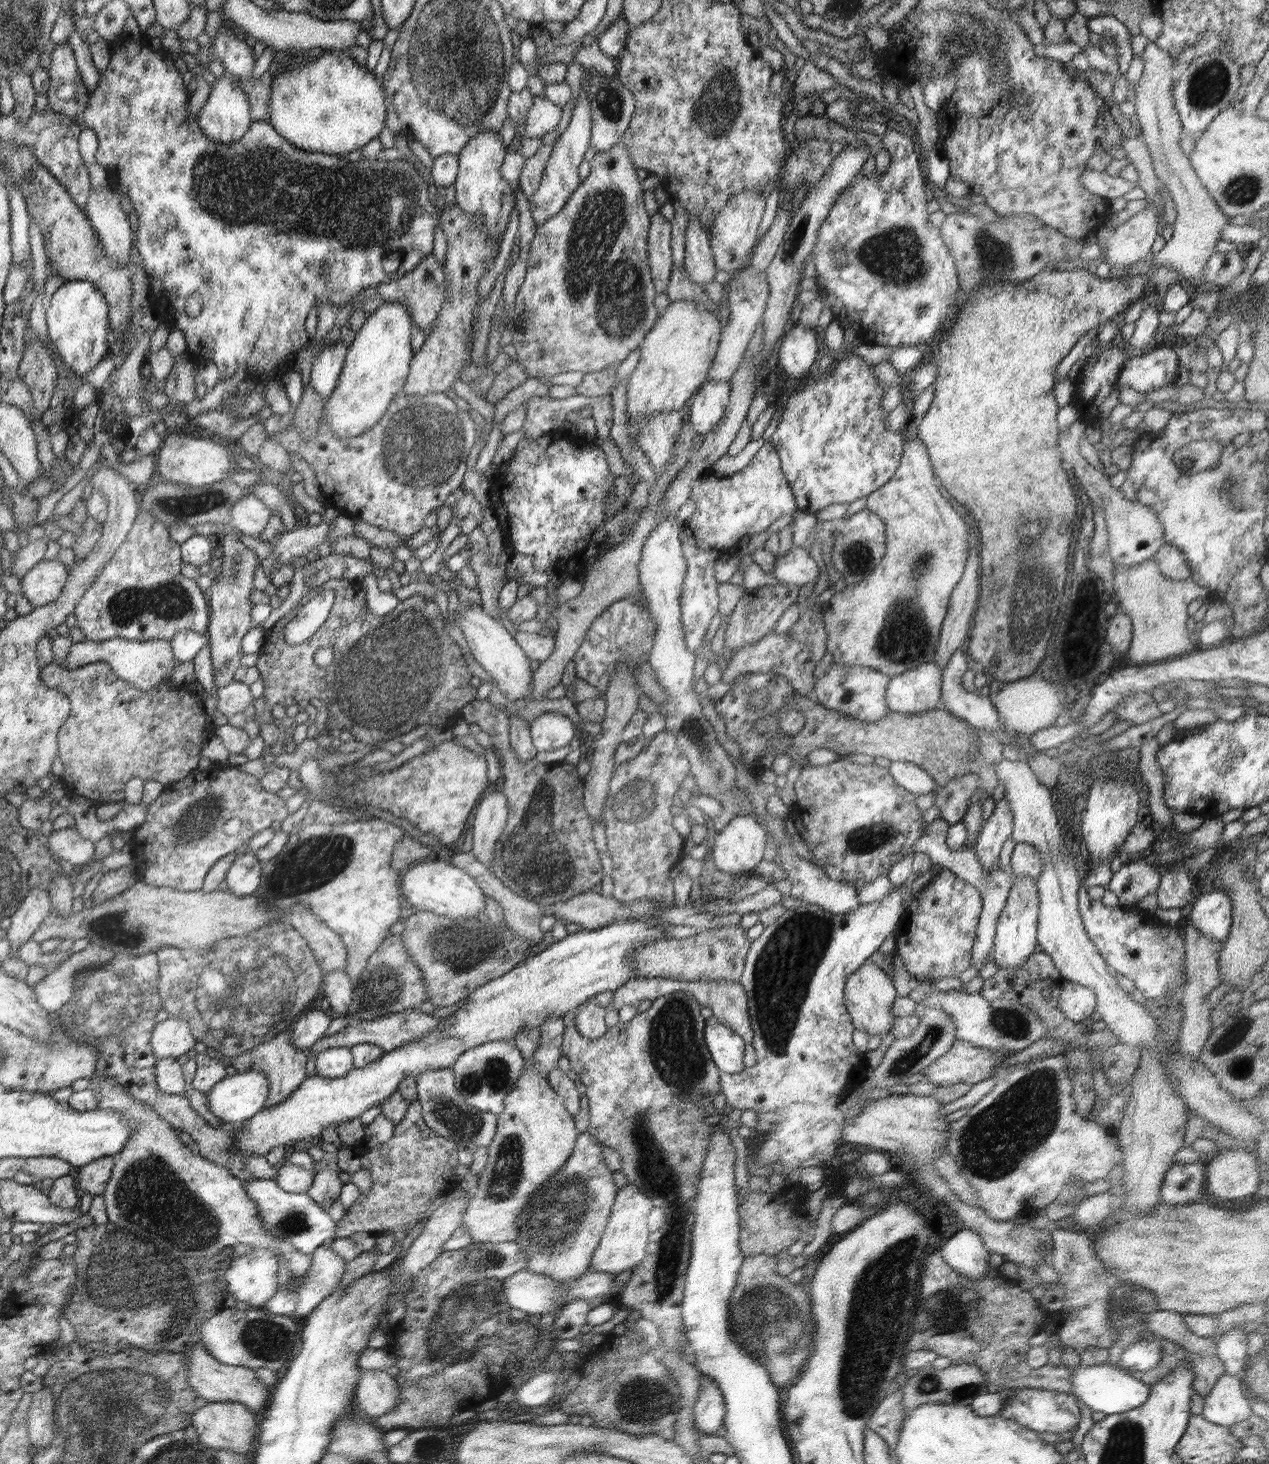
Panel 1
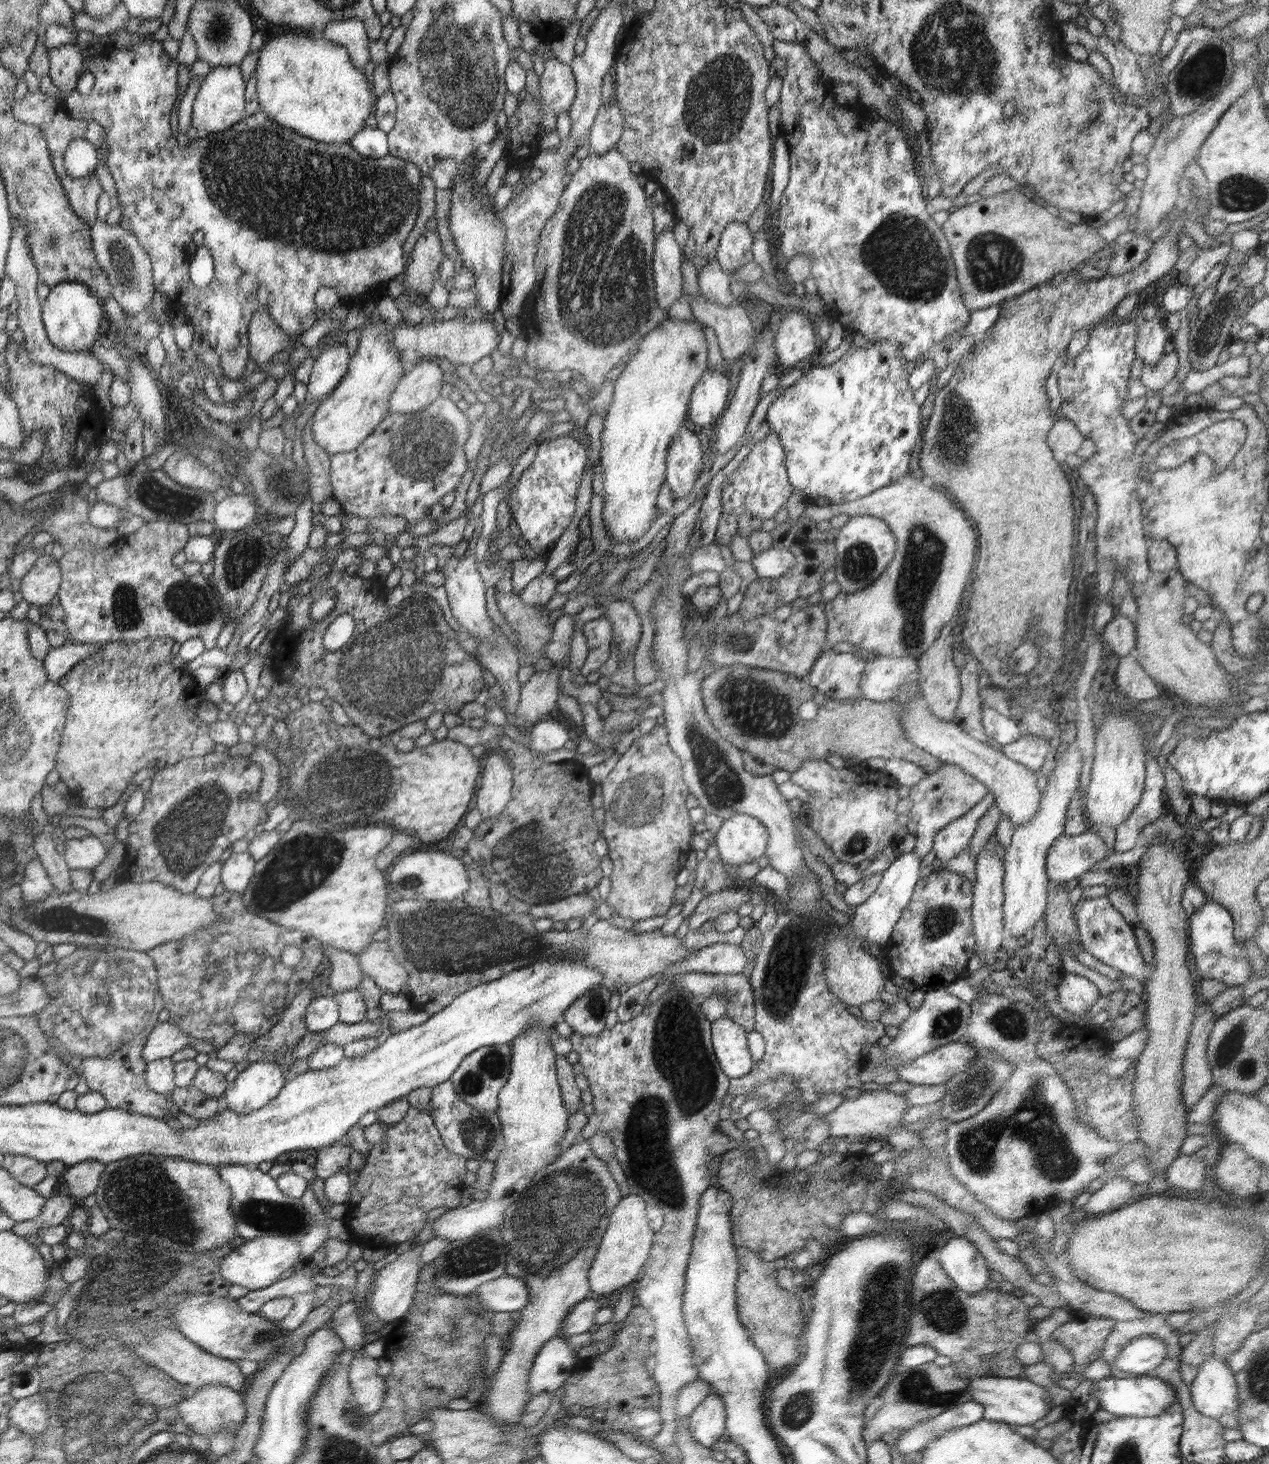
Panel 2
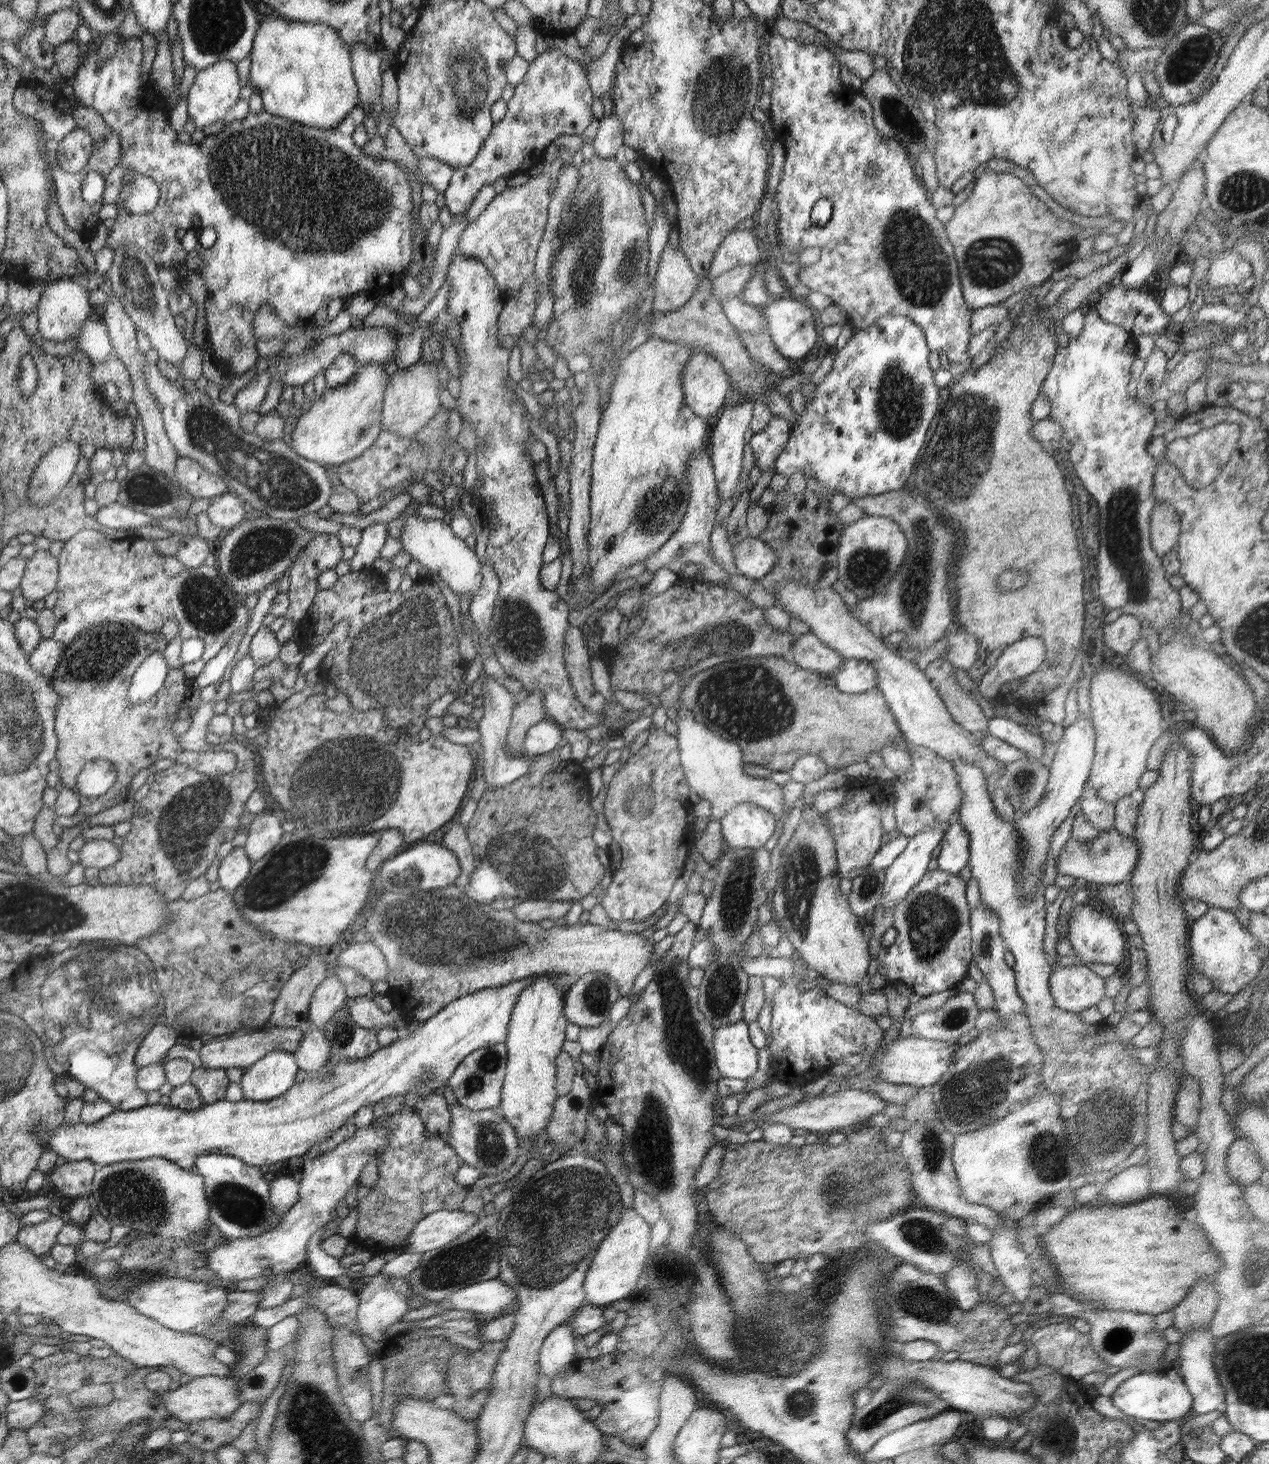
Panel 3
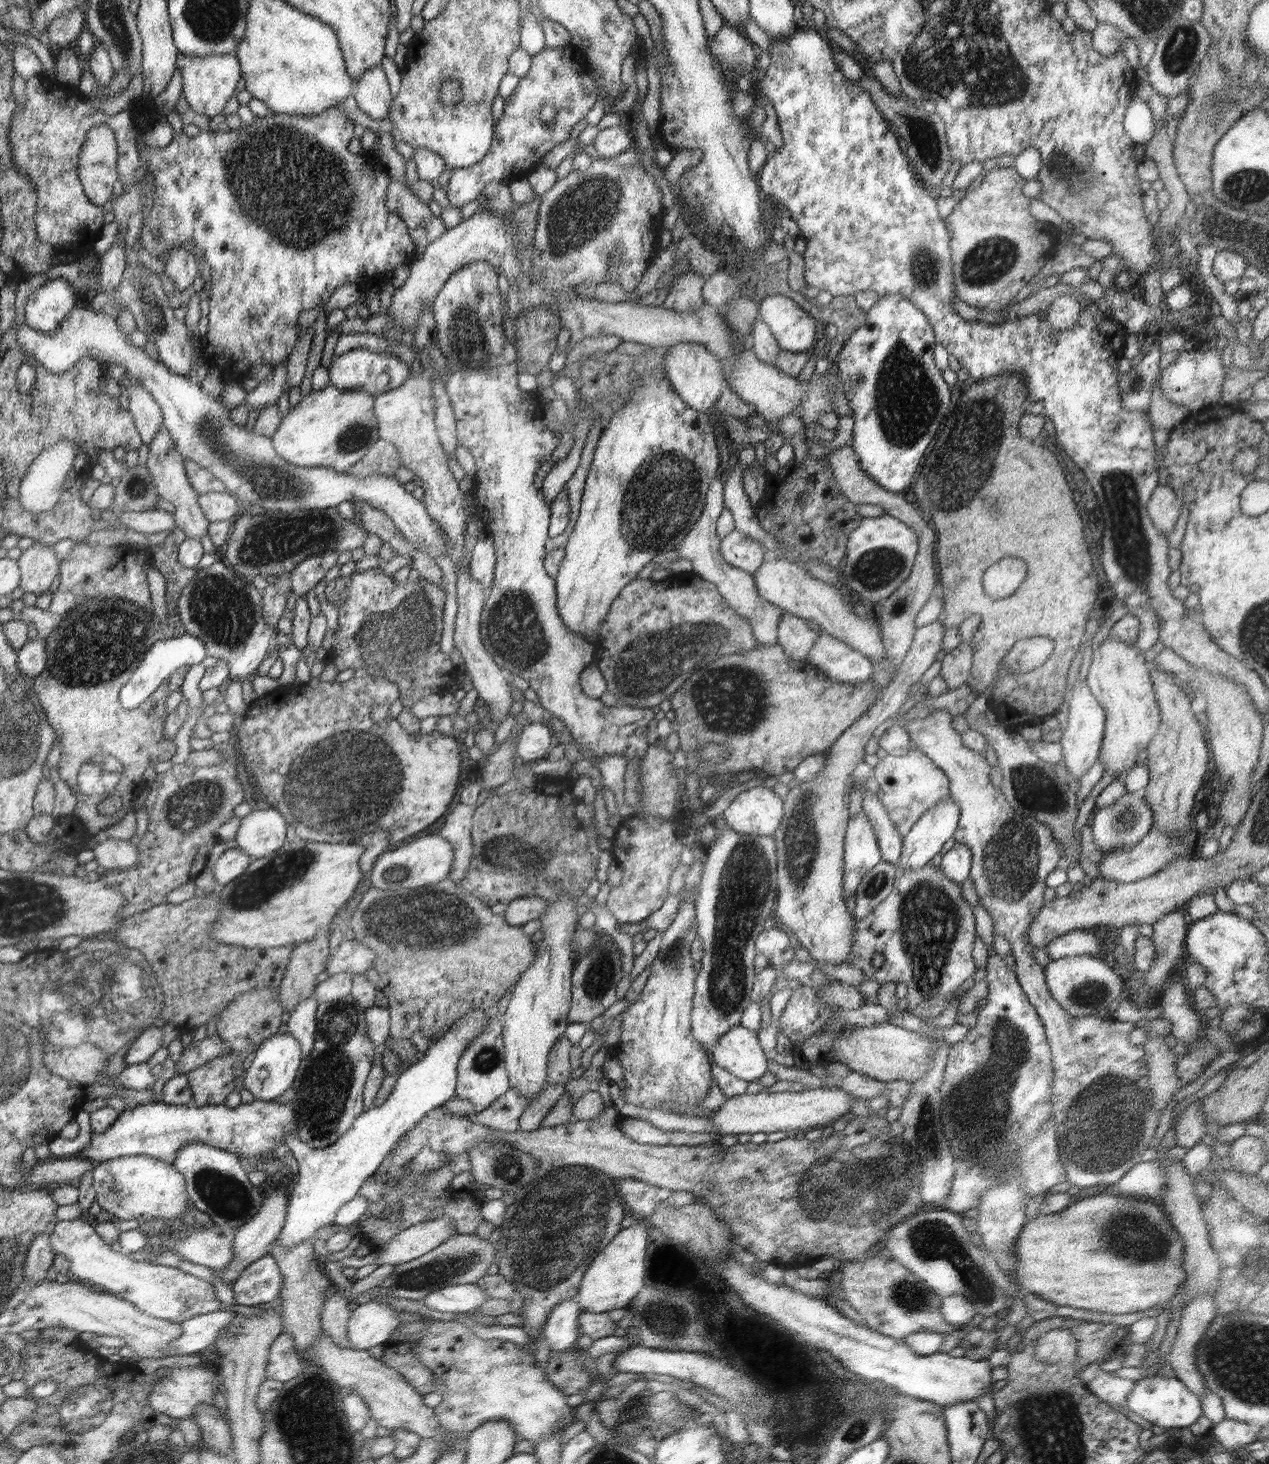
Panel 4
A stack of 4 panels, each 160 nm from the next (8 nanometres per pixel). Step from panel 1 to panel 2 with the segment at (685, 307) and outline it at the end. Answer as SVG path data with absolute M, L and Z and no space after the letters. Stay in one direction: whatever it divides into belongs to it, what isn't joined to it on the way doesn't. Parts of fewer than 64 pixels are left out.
M670 318L662 321L644 337L637 351L615 381L600 438L600 463L604 468L603 489L600 491L604 497L602 516L612 542L637 541L649 530L653 518L658 516L656 497L665 480L668 450L674 444L673 436L679 428L686 423L690 425L686 416L692 390L708 371L707 343L702 328L696 322Z

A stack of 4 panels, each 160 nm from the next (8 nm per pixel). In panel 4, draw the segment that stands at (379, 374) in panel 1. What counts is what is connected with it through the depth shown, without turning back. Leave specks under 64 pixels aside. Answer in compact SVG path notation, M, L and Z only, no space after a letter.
M329 385L320 391L312 390L307 396L303 396L301 401L283 416L270 440L272 440L276 453L286 462L298 466L326 467L344 473L352 465L362 460L378 441L378 427L374 395L364 390L346 391Z

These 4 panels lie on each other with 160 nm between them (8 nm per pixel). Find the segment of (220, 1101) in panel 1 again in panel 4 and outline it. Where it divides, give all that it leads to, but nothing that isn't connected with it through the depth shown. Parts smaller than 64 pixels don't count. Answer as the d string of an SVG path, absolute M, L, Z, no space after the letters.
M272 1033L260 1043L260 1046L257 1046L256 1056L250 1068L245 1071L244 1086L255 1099L274 1101L293 1086L303 1058L298 1038L294 1038L290 1033L282 1033L282 1035Z

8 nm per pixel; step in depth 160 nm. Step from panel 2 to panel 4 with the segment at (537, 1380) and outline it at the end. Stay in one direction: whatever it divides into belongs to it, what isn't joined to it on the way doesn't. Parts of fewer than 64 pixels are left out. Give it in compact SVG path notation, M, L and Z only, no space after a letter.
M575 1298L560 1302L552 1309L548 1319L542 1327L542 1334L546 1338L546 1348L552 1353L566 1352L576 1348L578 1331L578 1318L583 1309Z

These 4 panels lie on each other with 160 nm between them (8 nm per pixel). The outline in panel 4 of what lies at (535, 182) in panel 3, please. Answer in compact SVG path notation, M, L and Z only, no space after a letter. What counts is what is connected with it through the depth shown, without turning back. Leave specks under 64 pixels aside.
M534 195L528 203L514 202L507 215L479 208L471 217L447 230L440 238L425 246L421 259L409 265L409 279L395 290L392 305L383 312L396 320L396 326L402 332L416 331L421 312L435 301L435 296L449 276L459 268L480 260L495 266L497 272L506 276L509 284L517 284L517 279L522 276L519 252L533 242L540 203L541 195Z

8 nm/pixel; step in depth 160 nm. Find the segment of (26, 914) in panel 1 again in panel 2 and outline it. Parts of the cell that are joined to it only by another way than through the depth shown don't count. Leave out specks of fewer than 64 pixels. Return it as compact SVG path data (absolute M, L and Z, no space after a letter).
M36 858L26 865L24 878L19 883L23 897L23 906L44 900L53 892L53 882L48 877L48 871L42 867L42 862Z

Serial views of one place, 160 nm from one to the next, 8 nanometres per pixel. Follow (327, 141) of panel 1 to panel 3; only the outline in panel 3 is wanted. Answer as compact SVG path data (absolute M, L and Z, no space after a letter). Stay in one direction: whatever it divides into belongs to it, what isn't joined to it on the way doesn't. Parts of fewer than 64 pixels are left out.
M263 16L259 33L255 34L255 48L252 49L252 60L249 81L252 89L262 97L264 111L282 116L303 126L313 126L322 130L336 128L360 104L360 90L356 88L350 62L350 50L344 46L338 31L331 26L320 24L302 24L288 20L283 16Z

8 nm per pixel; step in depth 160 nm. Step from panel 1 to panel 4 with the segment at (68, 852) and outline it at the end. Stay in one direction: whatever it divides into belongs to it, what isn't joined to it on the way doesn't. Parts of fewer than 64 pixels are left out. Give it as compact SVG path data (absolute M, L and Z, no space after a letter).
M110 838L92 848L94 861L106 870L132 870L138 868L138 846L128 841Z

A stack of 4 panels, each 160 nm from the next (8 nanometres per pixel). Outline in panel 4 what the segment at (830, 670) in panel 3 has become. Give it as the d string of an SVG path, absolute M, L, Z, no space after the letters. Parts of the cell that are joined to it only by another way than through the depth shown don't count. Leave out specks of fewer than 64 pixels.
M783 610L783 617L778 625L778 642L783 651L795 661L807 660L815 640L821 637L820 631L810 629L807 620L798 618Z

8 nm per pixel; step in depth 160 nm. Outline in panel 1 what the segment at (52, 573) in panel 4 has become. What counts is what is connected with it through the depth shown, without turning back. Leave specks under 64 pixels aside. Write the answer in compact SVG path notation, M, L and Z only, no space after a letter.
M57 558L39 562L23 576L22 595L35 607L51 604L66 588L66 576L68 570Z

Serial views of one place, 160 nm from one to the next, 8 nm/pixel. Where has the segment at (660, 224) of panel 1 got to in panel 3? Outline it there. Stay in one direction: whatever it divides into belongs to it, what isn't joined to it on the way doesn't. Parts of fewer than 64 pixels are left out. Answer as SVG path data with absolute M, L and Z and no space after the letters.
M666 245L666 248L664 248L660 255L657 271L653 278L652 285L655 292L653 312L655 314L666 313L676 311L676 309L684 306L703 280L704 276L698 276L695 270L692 270L682 249Z

